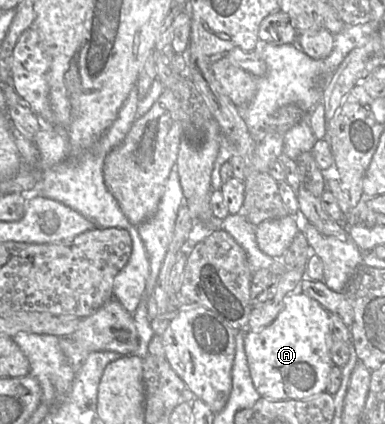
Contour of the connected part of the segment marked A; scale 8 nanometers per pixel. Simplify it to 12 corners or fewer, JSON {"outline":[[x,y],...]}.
{"outline":[[288,294],[247,330],[253,386],[270,400],[325,392],[329,312]]}

